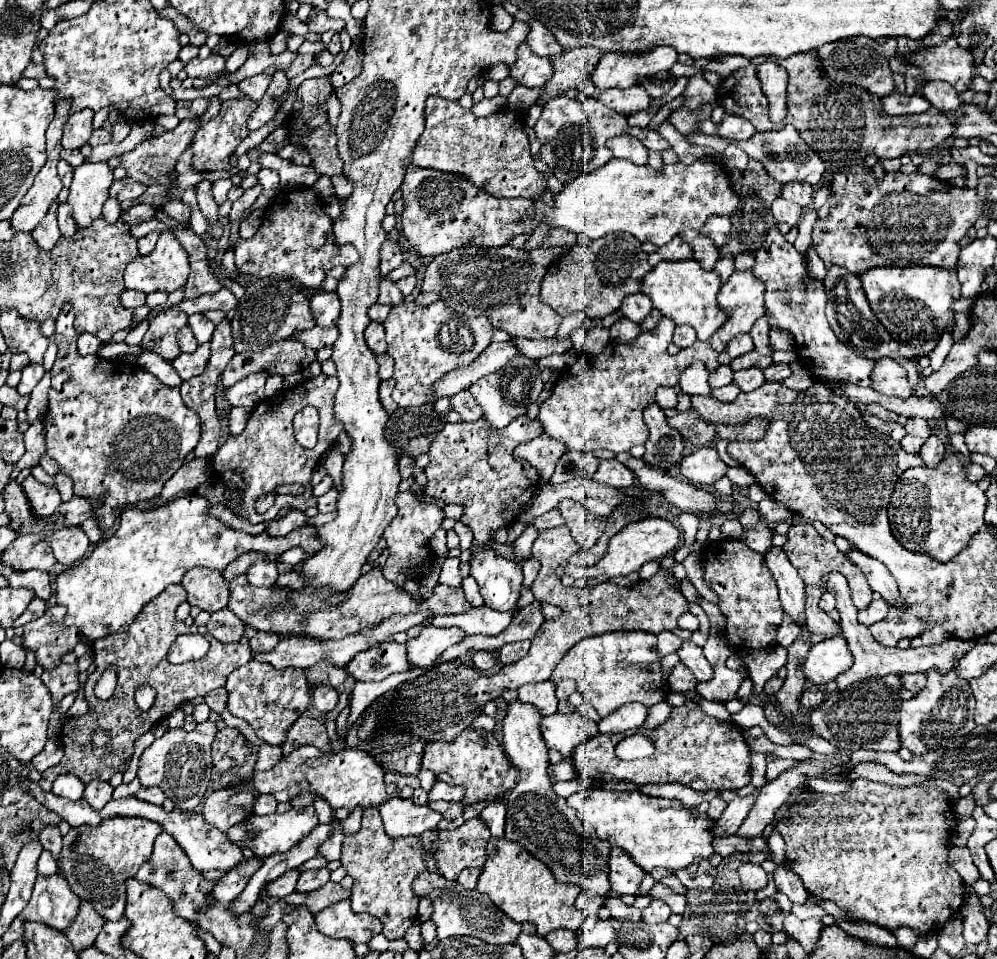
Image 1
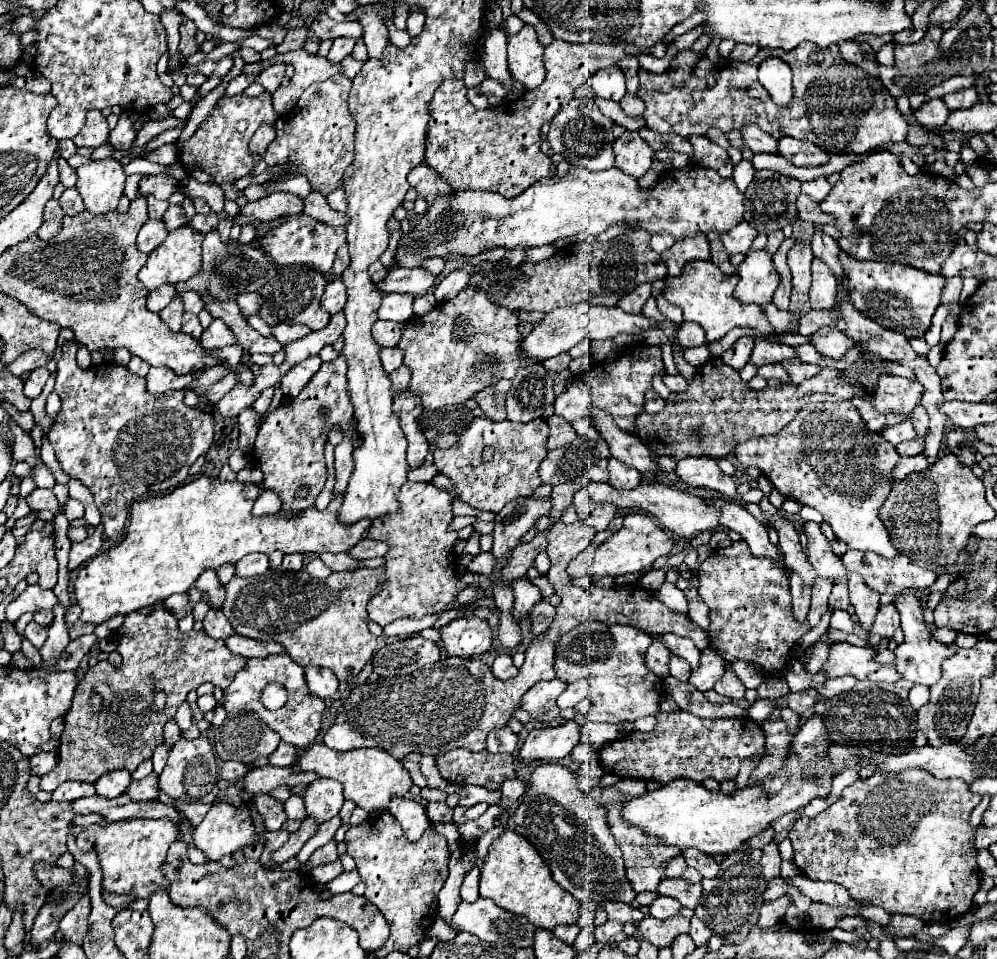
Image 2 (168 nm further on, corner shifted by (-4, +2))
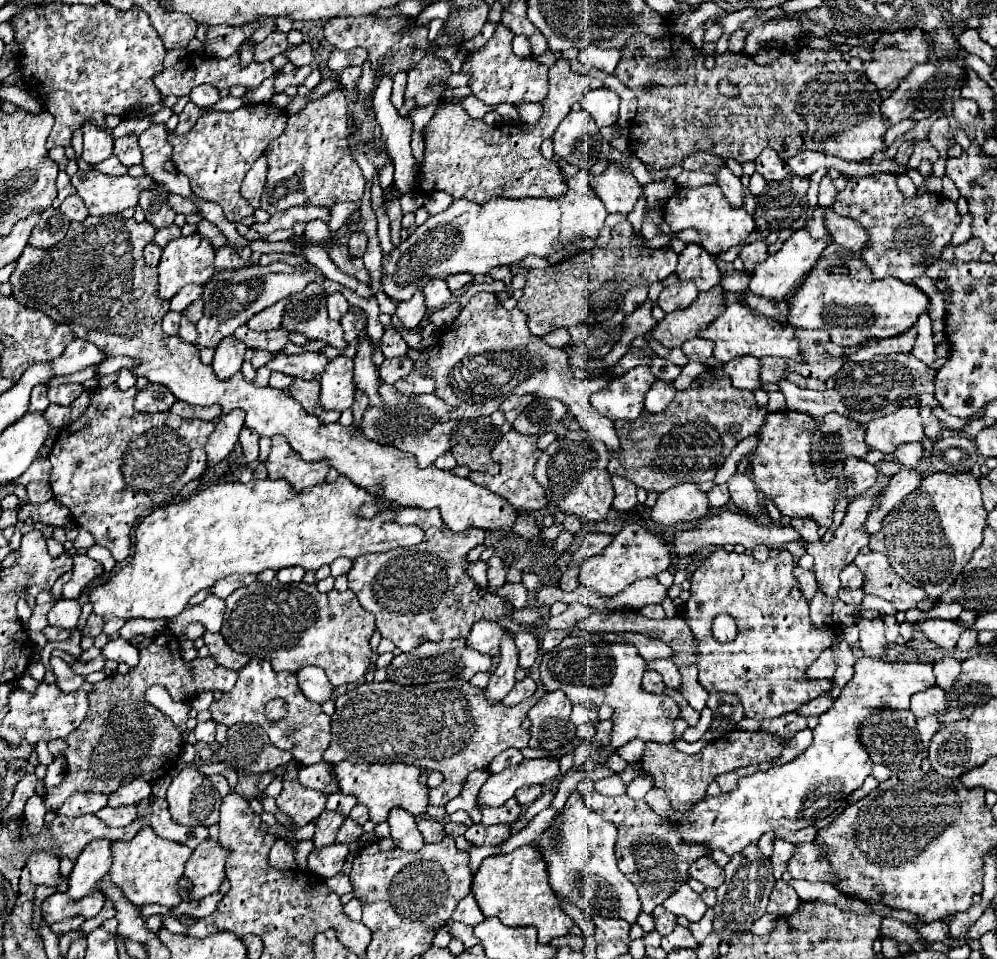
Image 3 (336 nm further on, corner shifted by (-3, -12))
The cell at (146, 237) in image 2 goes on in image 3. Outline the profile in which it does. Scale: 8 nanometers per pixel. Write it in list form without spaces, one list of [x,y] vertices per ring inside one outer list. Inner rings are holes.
[[[154,242],[148,244],[148,246],[144,248],[144,260],[146,260],[146,264],[156,266],[156,264],[160,262],[160,254],[162,254],[162,248],[160,248],[160,246],[156,246]]]

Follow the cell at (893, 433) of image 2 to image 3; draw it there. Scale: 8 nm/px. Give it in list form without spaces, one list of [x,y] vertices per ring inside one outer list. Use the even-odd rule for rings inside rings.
[[[908,442],[908,444],[900,444],[894,452],[892,458],[896,458],[902,466],[906,468],[914,468],[918,464],[918,460],[922,458],[922,446],[918,442]]]

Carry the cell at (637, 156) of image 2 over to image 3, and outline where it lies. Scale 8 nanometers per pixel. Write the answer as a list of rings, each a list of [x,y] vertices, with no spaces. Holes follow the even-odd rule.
[[[610,162],[602,174],[590,172],[590,182],[594,182],[594,190],[604,200],[608,212],[632,212],[642,194],[642,186],[622,162]]]

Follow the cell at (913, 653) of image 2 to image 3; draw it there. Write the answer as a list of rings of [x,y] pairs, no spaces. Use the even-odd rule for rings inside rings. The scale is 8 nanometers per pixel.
[[[932,684],[928,690],[918,692],[912,696],[912,712],[916,714],[916,718],[924,718],[936,712],[946,712],[946,698],[944,698],[944,690],[938,684]]]

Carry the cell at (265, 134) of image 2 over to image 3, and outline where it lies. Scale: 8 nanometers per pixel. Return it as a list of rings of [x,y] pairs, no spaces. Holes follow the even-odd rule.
[[[262,154],[254,166],[250,168],[250,172],[246,174],[244,182],[242,182],[242,196],[250,202],[252,208],[258,208],[258,202],[260,202],[260,194],[262,194],[262,188],[264,188],[264,182],[266,182],[266,166],[268,160],[266,160],[266,154]]]

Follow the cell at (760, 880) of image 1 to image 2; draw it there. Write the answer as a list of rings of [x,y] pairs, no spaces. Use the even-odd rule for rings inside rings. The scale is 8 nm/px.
[[[769,842],[763,848],[763,856],[761,856],[761,866],[763,866],[763,876],[765,880],[771,880],[775,876],[779,876],[779,864],[781,864],[781,854],[779,854],[779,846],[775,842]]]

